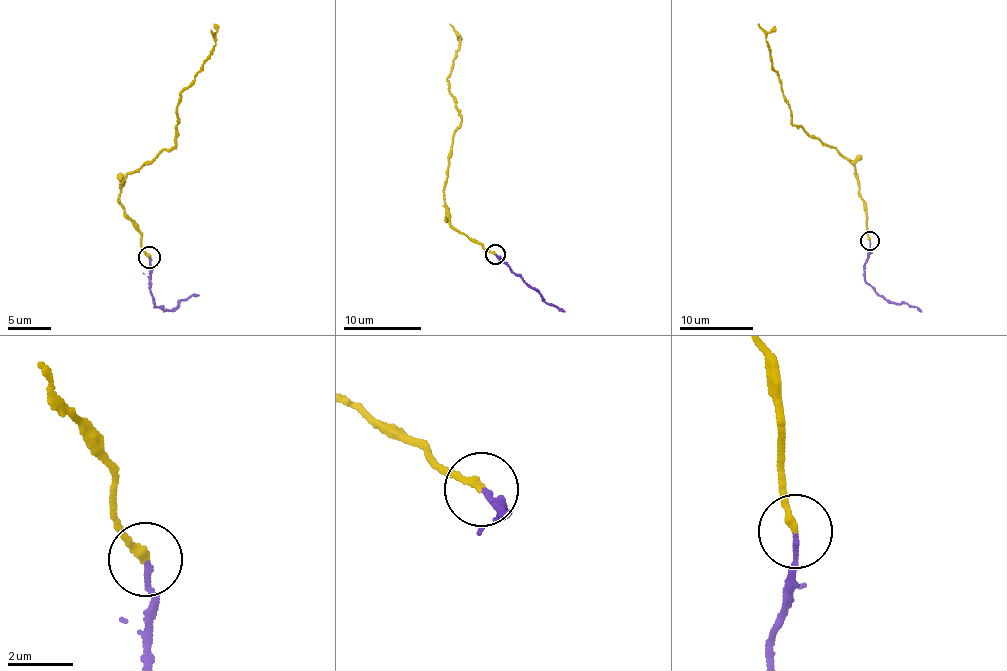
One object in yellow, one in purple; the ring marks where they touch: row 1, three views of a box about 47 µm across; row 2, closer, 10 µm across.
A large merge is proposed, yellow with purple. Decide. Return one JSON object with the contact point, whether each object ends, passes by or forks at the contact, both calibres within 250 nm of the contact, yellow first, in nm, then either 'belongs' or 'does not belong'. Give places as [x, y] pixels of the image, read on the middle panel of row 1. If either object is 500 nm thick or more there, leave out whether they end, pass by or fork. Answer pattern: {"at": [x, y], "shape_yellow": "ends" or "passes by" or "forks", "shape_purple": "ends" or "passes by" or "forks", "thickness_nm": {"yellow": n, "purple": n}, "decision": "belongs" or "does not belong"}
{"at": [495, 254], "shape_yellow": "ends", "shape_purple": "ends", "thickness_nm": {"yellow": 200, "purple": 150}, "decision": "belongs"}

